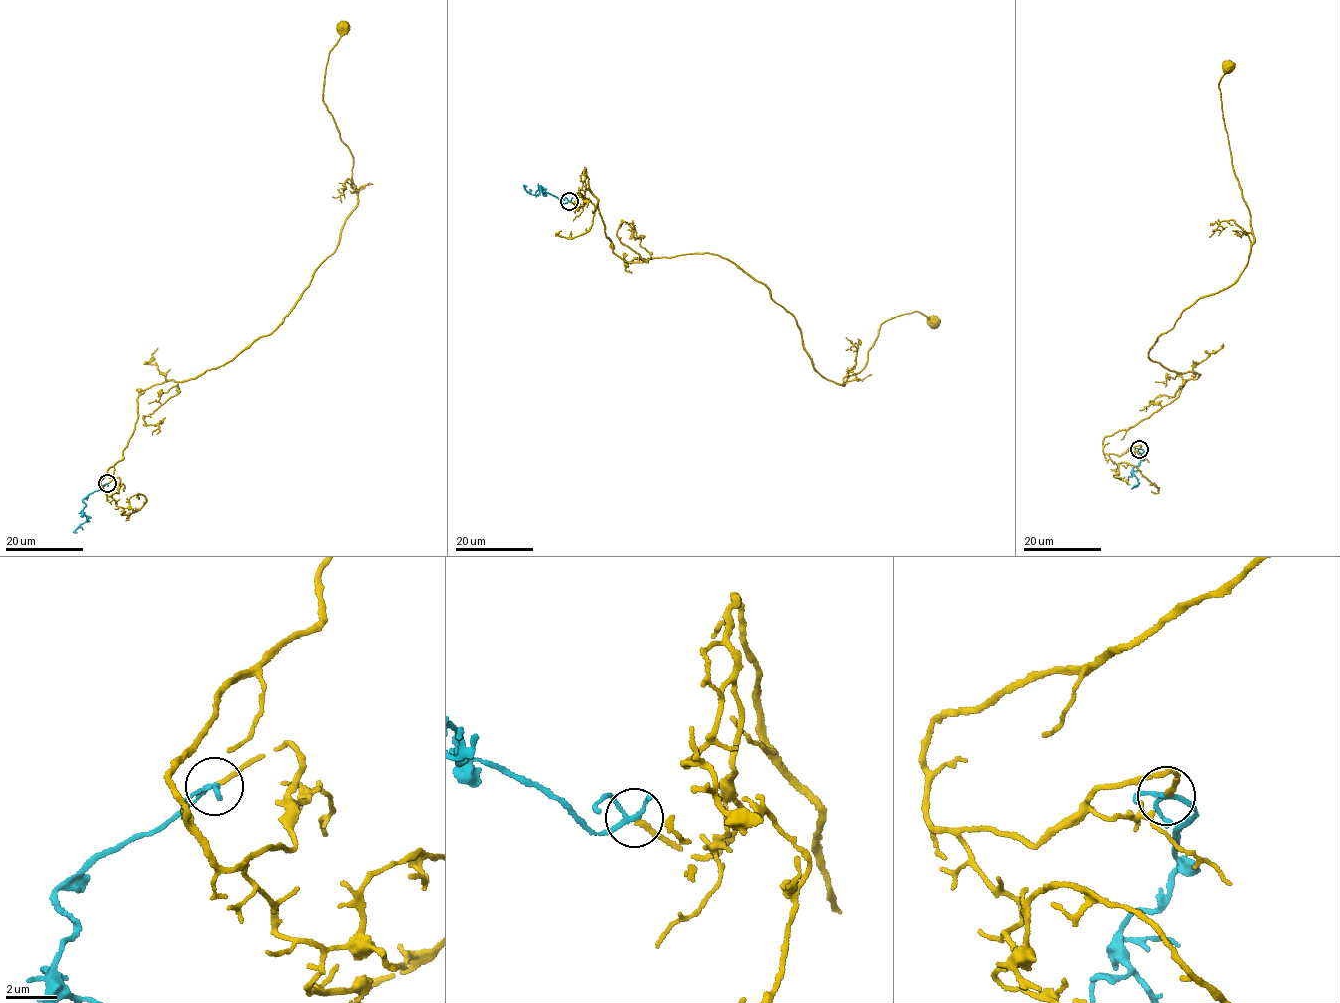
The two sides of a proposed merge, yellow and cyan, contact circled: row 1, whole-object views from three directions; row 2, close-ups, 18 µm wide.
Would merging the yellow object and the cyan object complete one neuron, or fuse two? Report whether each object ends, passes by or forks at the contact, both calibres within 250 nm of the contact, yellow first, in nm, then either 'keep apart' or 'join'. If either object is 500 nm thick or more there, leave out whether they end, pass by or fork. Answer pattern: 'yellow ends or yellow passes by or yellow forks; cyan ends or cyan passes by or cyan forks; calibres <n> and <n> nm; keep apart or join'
yellow ends; cyan forks; calibres 190 and 150 nm; join

